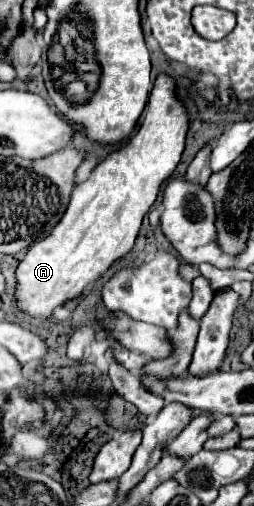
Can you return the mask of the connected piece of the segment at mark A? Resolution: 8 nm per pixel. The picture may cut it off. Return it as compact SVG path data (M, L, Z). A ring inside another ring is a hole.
M160 74L154 82L154 88L150 92L150 98L144 108L144 116L140 120L136 134L130 136L130 140L122 148L110 152L102 162L98 162L84 182L74 186L70 204L68 204L62 220L56 224L56 228L50 232L50 236L36 242L34 246L30 246L28 254L18 264L16 298L18 298L20 310L24 310L26 314L36 316L36 318L50 318L54 308L62 306L66 300L80 296L116 260L120 260L124 254L128 254L132 250L144 214L150 210L150 206L154 204L156 196L160 194L164 182L172 176L172 172L176 170L176 164L180 162L186 132L188 132L188 110L186 110L184 102L180 102L176 98L176 80L168 74Z

